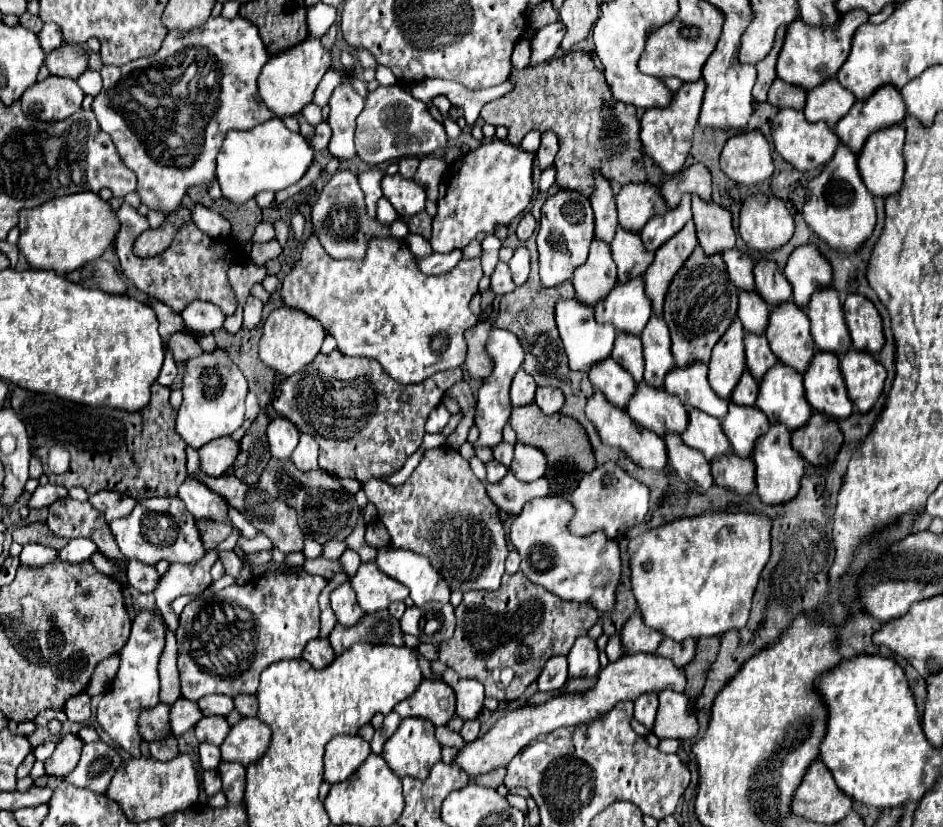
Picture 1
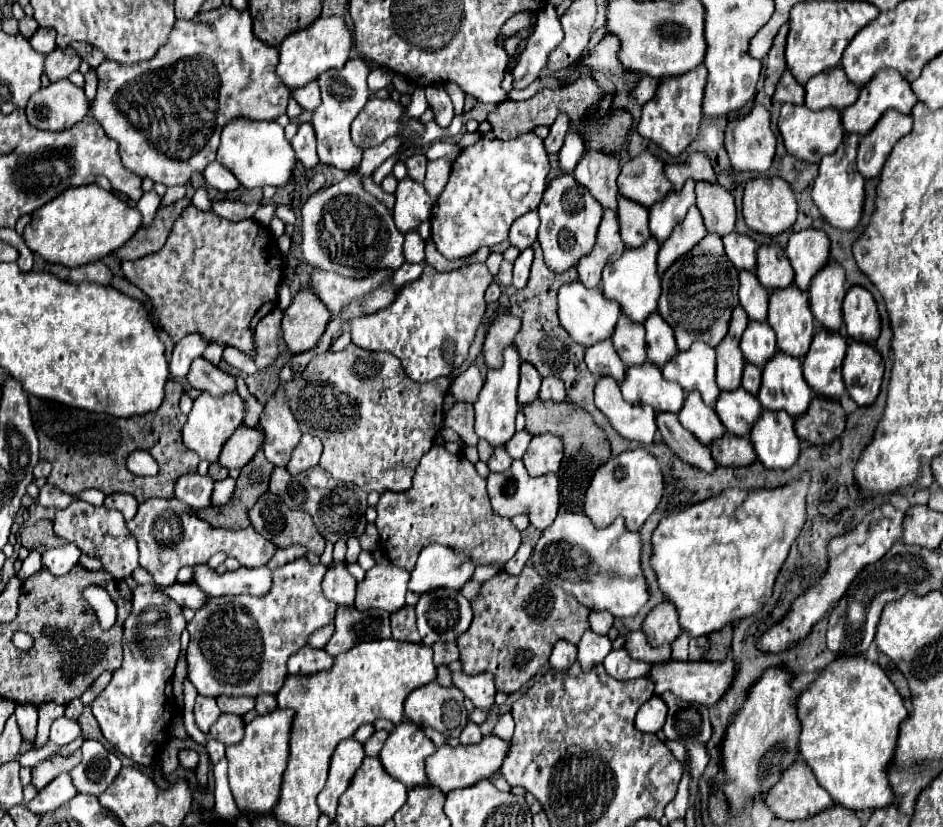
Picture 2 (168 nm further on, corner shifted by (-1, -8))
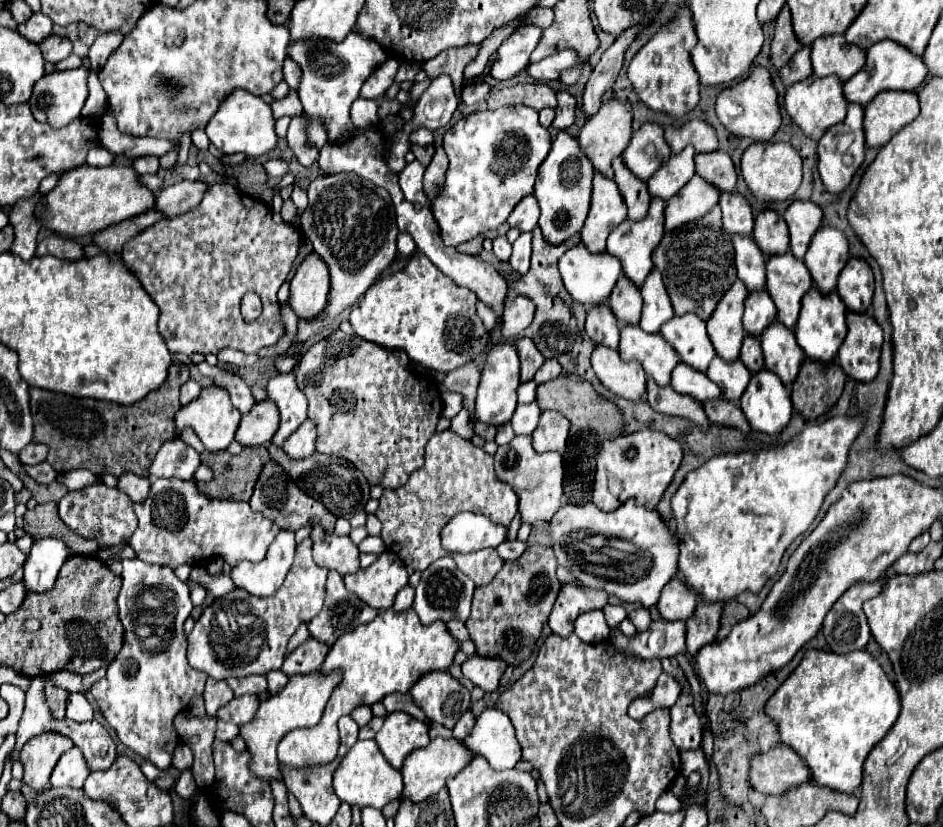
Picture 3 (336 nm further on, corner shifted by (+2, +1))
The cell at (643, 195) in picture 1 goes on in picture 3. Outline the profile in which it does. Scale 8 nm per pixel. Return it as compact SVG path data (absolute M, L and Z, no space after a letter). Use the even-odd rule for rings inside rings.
M643 123L623 151L623 161L639 179L647 181L669 155L671 149L663 137L663 127L657 123Z

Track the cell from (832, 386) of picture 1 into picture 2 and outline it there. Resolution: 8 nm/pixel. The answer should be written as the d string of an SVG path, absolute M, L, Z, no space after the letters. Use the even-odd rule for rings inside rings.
M818 330L812 346L804 356L804 378L820 398L842 398L846 394L842 380L842 360L846 354L846 338Z

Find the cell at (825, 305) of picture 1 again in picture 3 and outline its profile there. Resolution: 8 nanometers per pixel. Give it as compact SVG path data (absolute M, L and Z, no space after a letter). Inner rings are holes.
M823 225L813 237L805 263L811 271L813 285L823 293L831 293L837 287L837 277L849 259L849 243L841 229Z

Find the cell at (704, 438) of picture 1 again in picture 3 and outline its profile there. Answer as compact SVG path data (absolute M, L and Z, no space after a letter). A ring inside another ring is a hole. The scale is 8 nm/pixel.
M679 363L677 369L673 369L671 387L683 395L695 397L701 403L705 403L707 399L717 399L721 395L717 383L709 381L705 373L697 373L697 369L689 369L689 365L685 363Z

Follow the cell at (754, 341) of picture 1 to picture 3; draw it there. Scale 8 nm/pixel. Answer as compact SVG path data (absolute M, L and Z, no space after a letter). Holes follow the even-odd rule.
M765 289L761 293L749 293L745 299L745 315L743 315L743 327L749 335L759 337L771 321L777 319L777 307L773 305L773 299Z

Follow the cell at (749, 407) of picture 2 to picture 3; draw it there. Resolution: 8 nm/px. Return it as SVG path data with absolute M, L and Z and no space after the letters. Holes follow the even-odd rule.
M715 355L713 361L709 363L707 377L721 387L723 399L737 403L751 379L751 373L749 373L749 369L745 369L745 365L741 365L741 359L727 363Z

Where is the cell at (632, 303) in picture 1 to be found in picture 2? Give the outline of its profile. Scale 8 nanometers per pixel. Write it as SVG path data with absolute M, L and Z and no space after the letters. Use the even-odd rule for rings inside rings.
M654 238L646 242L642 248L626 250L616 262L608 264L602 272L602 292L604 298L614 300L620 304L620 310L626 318L630 318L636 324L644 324L646 318L656 312L656 302L660 298L660 278L656 272L656 254L658 244Z

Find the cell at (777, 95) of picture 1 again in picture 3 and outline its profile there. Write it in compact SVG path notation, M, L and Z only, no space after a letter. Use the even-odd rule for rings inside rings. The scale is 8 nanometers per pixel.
M801 47L789 59L789 63L779 71L781 81L783 81L785 87L789 87L789 85L793 85L797 81L803 81L803 79L807 79L813 73L813 67L811 67L811 61L809 61L809 53L811 53L809 47Z

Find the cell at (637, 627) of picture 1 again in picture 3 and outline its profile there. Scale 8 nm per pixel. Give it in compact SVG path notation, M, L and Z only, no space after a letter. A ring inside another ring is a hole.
M673 577L659 597L659 613L667 621L685 621L693 615L697 603L697 597L685 589L685 581L681 577Z

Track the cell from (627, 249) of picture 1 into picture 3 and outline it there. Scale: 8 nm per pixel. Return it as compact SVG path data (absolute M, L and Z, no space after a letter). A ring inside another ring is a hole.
M617 157L617 161L613 161L613 169L615 169L615 183L629 207L629 219L631 221L643 219L649 209L649 201L651 201L647 183L641 181L639 177L633 177L633 173L629 173L629 169L625 169L621 157Z

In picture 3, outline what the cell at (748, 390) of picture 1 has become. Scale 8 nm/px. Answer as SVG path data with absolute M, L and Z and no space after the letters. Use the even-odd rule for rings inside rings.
M745 335L745 341L743 341L743 347L741 347L739 359L753 373L763 367L763 353L761 353L761 341L759 341L759 337Z

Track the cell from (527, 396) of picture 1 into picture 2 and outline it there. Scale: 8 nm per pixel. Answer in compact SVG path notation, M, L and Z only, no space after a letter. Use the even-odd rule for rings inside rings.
M524 362L522 370L520 370L520 388L518 388L518 404L520 406L526 406L528 402L534 402L538 398L540 382L542 382L542 378L536 372L536 368Z

